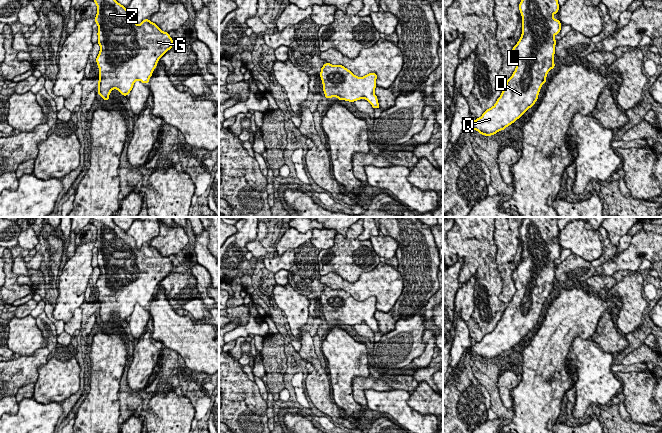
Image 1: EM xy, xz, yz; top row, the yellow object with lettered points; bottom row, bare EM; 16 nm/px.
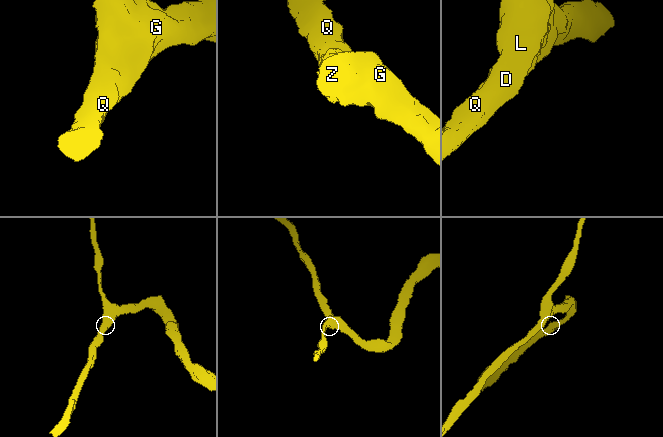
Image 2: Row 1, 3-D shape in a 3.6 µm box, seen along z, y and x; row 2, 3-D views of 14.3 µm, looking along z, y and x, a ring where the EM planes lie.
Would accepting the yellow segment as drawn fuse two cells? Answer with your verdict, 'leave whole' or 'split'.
leave whole

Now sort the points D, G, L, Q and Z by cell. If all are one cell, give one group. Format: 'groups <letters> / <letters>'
groups D G L Q Z

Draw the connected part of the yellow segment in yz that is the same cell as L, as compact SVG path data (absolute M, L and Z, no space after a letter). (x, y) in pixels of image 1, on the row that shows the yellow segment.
M522 0L519 3L523 26L521 38L512 48L516 69L506 81L495 105L487 109L480 118L471 121L469 129L479 131L485 136L494 135L517 121L530 107L533 107L538 100L542 85L547 81L547 73L555 67L554 54L557 41L554 36L559 34L562 24L554 19L553 15L558 13L559 8L557 0Z

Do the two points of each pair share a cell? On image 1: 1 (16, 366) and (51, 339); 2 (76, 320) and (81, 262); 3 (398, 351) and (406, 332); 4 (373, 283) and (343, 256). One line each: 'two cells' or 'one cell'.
1: one cell
2: two cells
3: one cell
4: two cells

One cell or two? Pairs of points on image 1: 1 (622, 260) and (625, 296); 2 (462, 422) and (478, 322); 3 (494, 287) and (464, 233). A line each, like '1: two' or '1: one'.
1: two
2: two
3: one

